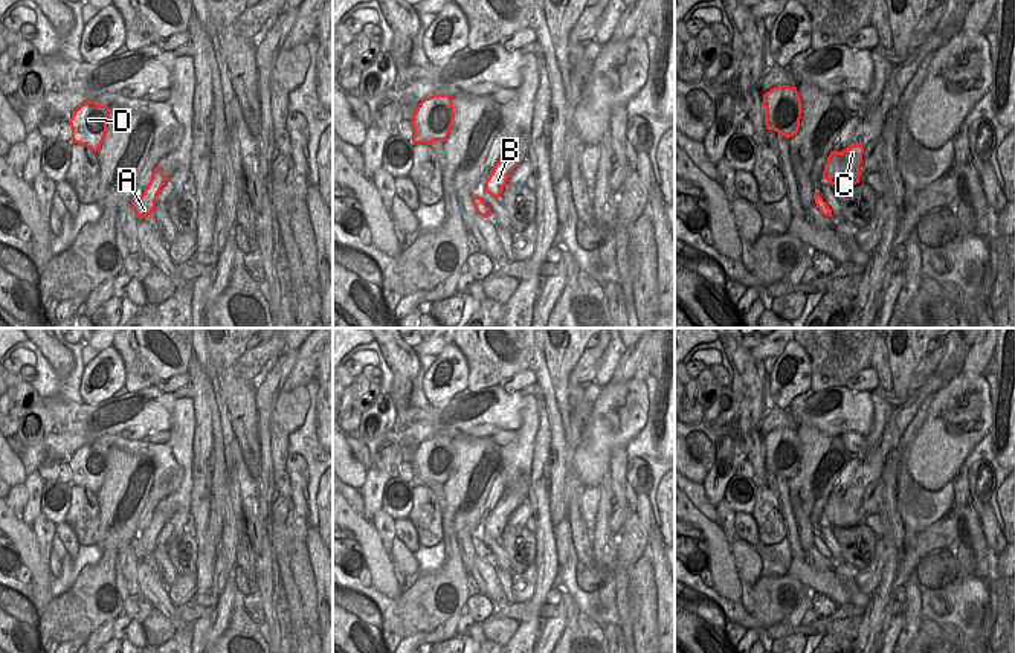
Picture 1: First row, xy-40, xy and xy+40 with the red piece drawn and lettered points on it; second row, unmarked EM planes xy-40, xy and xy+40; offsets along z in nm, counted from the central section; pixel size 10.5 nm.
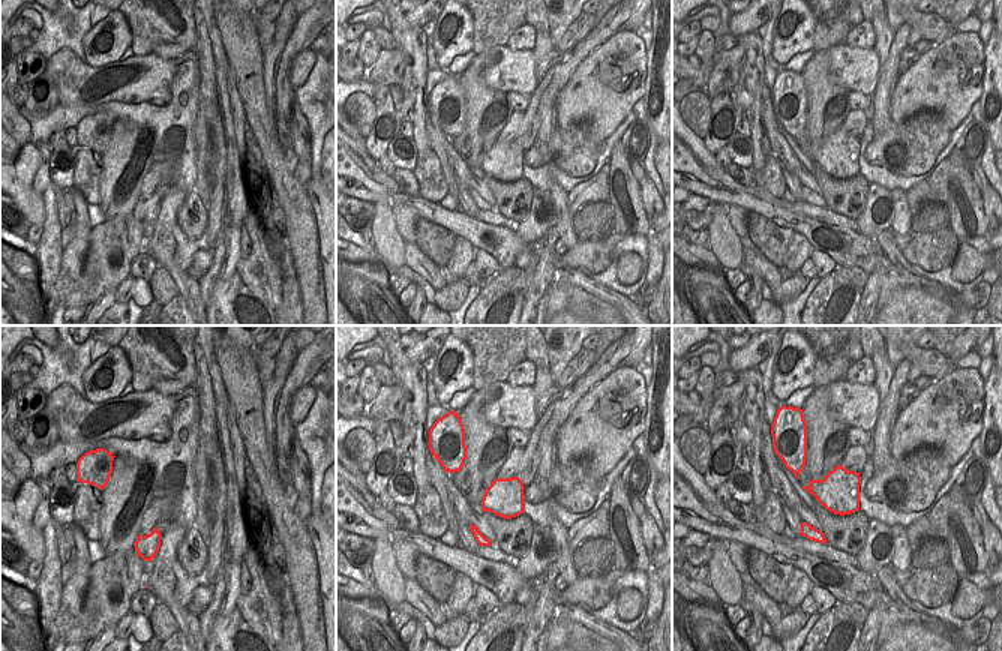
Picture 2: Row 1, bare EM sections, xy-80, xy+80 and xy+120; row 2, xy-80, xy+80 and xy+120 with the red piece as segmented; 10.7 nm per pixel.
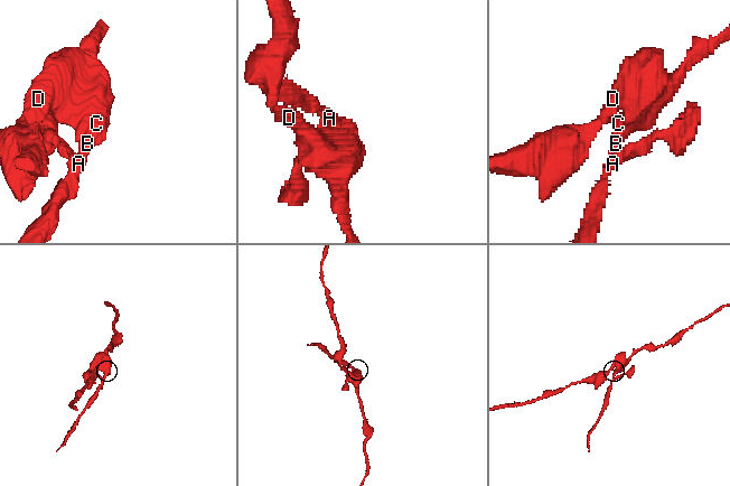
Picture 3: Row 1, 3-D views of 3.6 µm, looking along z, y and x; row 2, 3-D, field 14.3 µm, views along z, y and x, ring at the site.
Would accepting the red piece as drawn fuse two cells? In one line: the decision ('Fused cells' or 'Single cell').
Fused cells.

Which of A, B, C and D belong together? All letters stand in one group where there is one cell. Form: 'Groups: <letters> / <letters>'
Groups: A B / C D.

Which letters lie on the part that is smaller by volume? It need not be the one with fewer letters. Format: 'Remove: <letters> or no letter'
Remove: A, B

